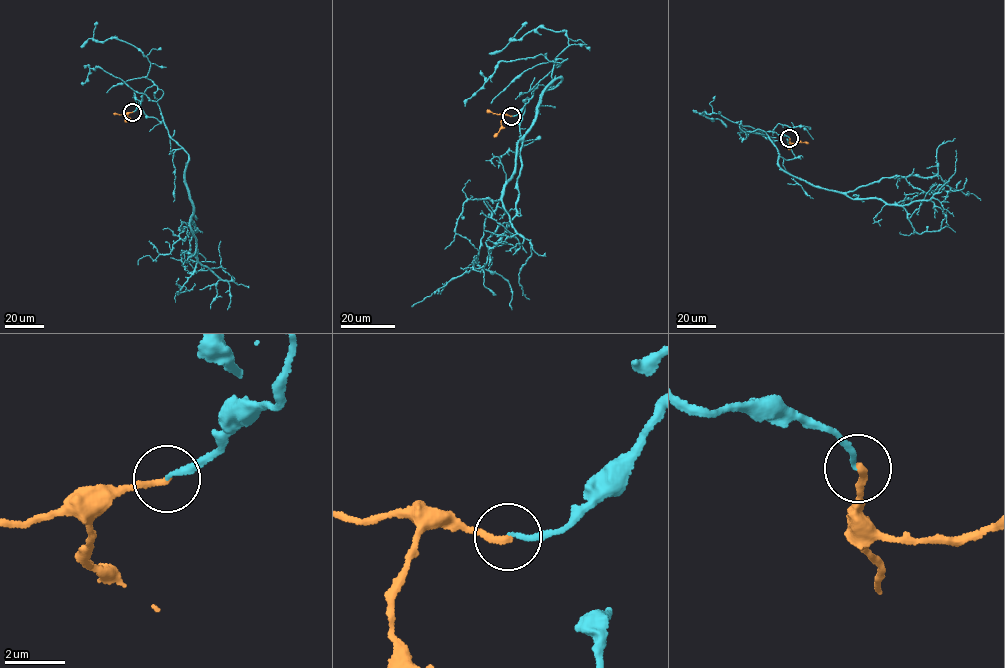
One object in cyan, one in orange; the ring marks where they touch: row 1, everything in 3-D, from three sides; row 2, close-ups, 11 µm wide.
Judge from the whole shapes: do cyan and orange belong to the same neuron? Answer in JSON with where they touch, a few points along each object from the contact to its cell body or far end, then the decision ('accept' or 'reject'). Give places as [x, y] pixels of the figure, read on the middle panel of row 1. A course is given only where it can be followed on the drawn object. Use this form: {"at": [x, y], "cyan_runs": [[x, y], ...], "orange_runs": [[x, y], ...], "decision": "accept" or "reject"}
{"at": [511, 116], "cyan_runs": [[511, 116], [561, 59], [503, 194], [529, 241], [519, 281], [529, 299]], "orange_runs": [[511, 116], [503, 115], [501, 128], [494, 137]], "decision": "accept"}

